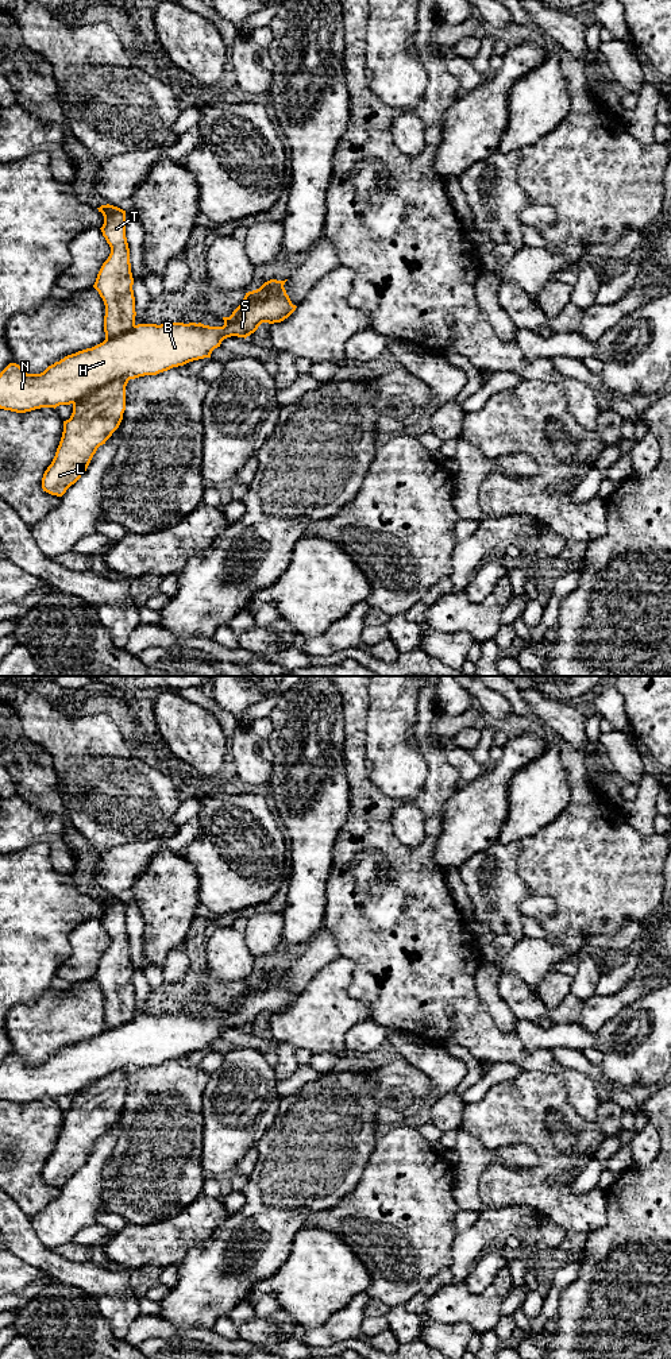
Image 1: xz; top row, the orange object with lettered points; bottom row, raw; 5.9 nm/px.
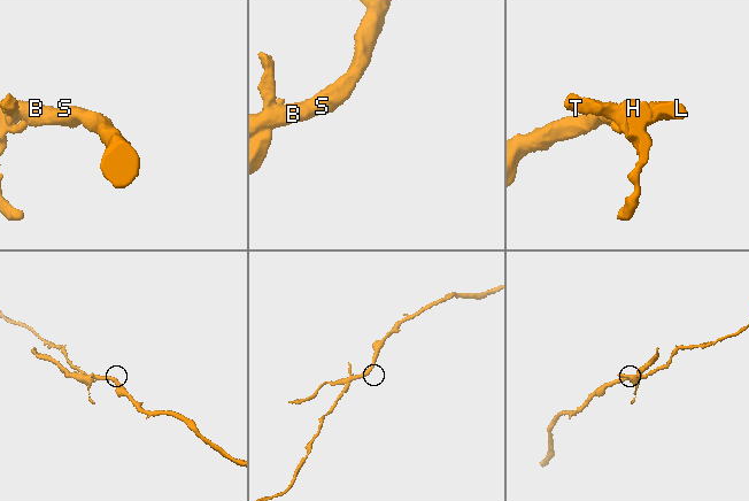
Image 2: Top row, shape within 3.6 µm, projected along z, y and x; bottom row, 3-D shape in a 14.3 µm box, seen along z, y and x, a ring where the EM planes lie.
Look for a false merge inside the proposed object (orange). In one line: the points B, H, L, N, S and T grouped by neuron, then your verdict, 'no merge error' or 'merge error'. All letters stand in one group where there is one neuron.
groups B H N S / L T; merge error

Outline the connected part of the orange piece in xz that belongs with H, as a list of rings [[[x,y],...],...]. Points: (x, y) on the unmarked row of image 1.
[[[270,970],[259,980],[246,984],[243,993],[232,1005],[223,1008],[223,1018],[209,1018],[201,1014],[138,1015],[128,1023],[65,1047],[41,1065],[27,1065],[22,1057],[9,1054],[0,1063],[0,1100],[16,1104],[41,1099],[55,1100],[59,1096],[76,1094],[119,1069],[130,1072],[144,1066],[157,1066],[193,1051],[211,1049],[212,1042],[220,1038],[224,1030],[231,1027],[246,1030],[262,1014],[281,1014],[296,1001],[297,997],[292,995],[284,978],[286,972]]]

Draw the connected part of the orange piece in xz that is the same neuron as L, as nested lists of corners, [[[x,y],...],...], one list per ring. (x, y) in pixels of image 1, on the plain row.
[[[126,1069],[111,1072],[73,1094],[55,1147],[43,1165],[43,1182],[62,1188],[86,1162],[97,1139],[123,1111],[127,1074]]]

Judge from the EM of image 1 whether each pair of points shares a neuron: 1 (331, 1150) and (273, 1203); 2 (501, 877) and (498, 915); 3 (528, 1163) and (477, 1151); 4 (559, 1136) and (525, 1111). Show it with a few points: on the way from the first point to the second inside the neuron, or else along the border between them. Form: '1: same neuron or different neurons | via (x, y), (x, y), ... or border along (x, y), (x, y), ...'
1: same neuron | via (316, 1159), (288, 1188)
2: same neuron | via (498, 887), (498, 906)
3: same neuron | via (516, 1157), (489, 1155)
4: different neurons | border along (550, 1111), (546, 1127), (552, 1143), (567, 1150)

